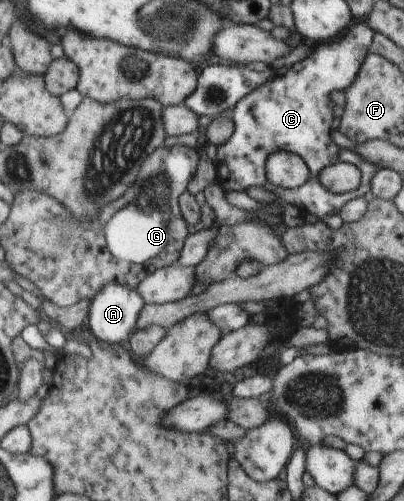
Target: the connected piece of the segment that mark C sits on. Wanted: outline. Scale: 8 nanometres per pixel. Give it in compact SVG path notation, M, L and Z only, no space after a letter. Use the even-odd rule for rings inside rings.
M355 22L341 34L340 40L317 43L312 52L299 63L295 62L283 77L273 78L268 84L260 85L255 92L248 93L239 101L230 115L234 123L234 134L229 141L218 145L215 161L217 182L223 191L245 191L248 187L265 187L275 193L282 201L297 206L305 213L314 213L325 222L329 213L338 213L349 201L363 197L372 187L373 176L381 168L351 150L337 147L331 137L333 105L331 91L345 91L353 84L364 63L365 55L372 45L373 31L363 23ZM286 151L301 156L310 169L310 178L297 189L282 188L272 184L266 176L267 158L275 152ZM337 162L352 163L361 172L357 189L342 194L327 191L320 184L319 172Z

